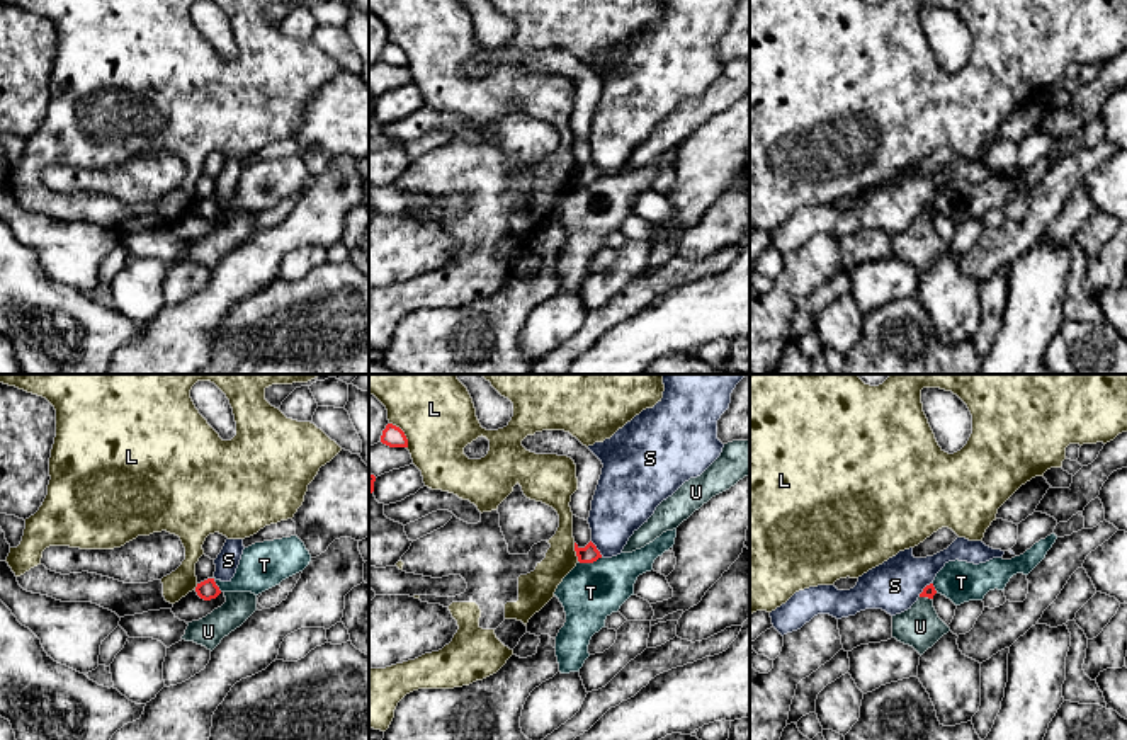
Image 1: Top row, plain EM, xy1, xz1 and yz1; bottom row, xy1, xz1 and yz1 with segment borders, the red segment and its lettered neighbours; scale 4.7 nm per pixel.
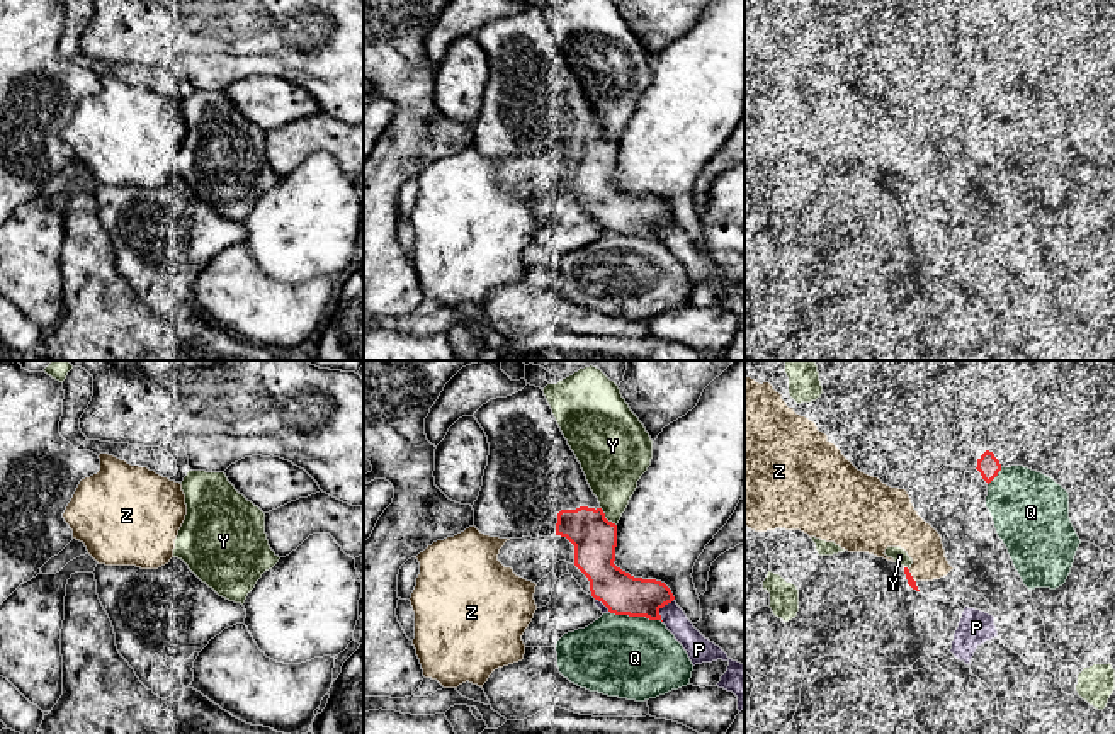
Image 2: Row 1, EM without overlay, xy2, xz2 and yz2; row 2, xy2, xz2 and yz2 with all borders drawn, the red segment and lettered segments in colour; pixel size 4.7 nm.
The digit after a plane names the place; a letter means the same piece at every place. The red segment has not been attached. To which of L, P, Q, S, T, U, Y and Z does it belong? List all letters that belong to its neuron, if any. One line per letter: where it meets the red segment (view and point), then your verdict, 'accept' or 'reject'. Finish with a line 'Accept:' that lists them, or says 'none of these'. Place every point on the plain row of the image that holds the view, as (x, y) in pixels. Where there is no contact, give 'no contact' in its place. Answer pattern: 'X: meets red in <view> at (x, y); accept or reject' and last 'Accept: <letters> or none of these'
L: meets red in xz1 at (403, 53); reject
P: meets red in xz2 at (662, 226); reject
Q: meets red in xz2 at (636, 235); reject
S: meets red in xz1 at (595, 167); reject
T: meets red in xz1 at (590, 181); reject
U: meets red in yz1 at (925, 215); reject
Y: meets red in xz2 at (604, 136); reject
Z: meets red in yz2 at (911, 196); reject
Accept: none of these

